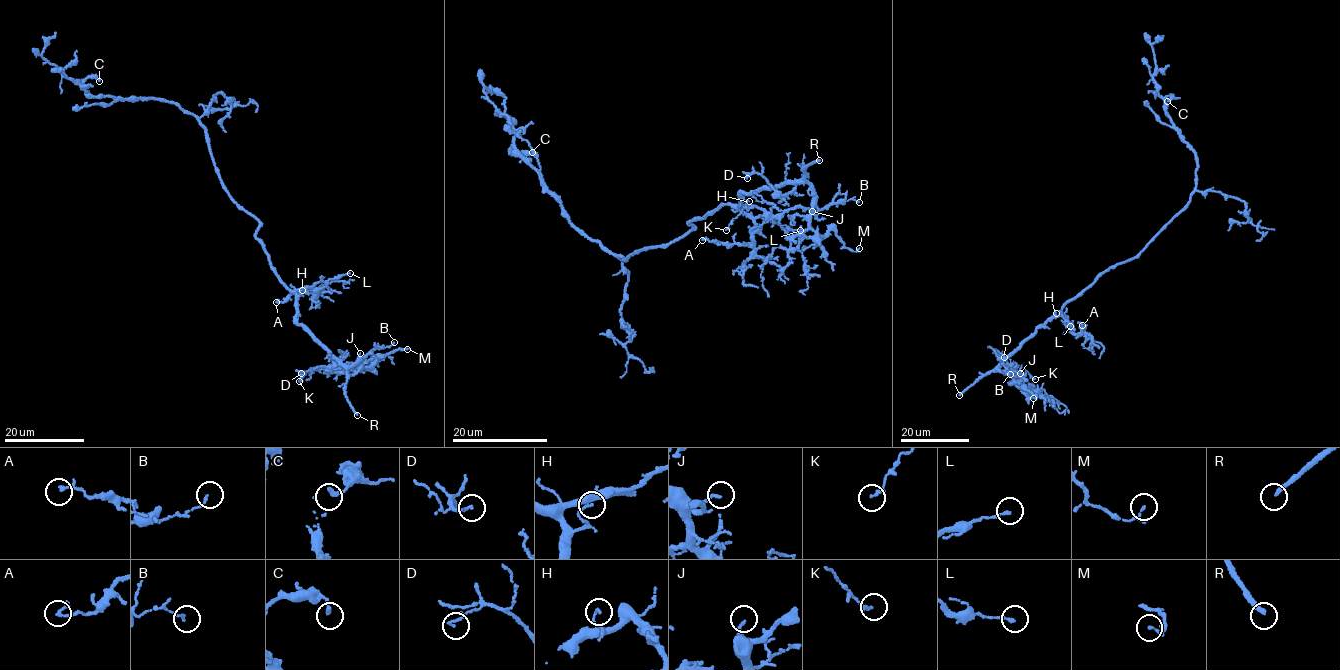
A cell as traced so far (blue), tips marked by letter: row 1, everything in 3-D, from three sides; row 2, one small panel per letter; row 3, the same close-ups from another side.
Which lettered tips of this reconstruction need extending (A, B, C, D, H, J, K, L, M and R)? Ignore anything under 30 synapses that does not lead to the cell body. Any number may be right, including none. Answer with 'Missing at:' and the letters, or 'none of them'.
Missing at: R

